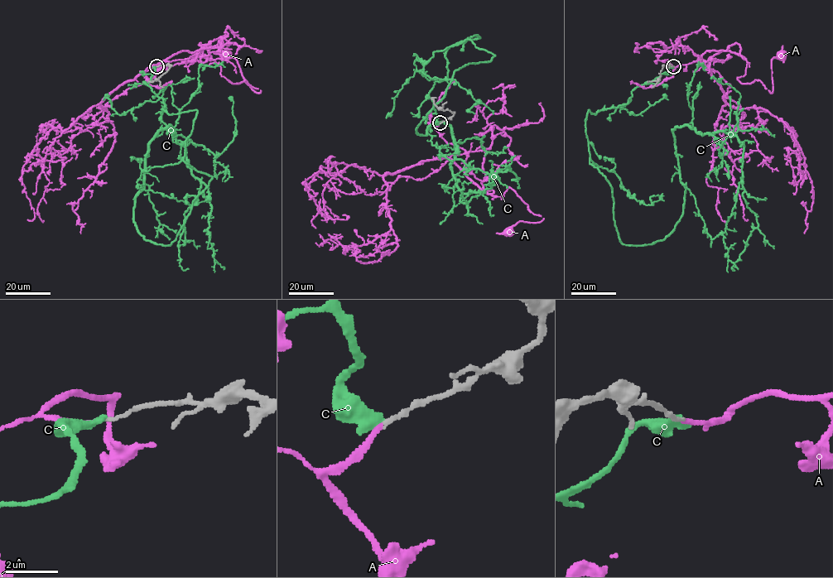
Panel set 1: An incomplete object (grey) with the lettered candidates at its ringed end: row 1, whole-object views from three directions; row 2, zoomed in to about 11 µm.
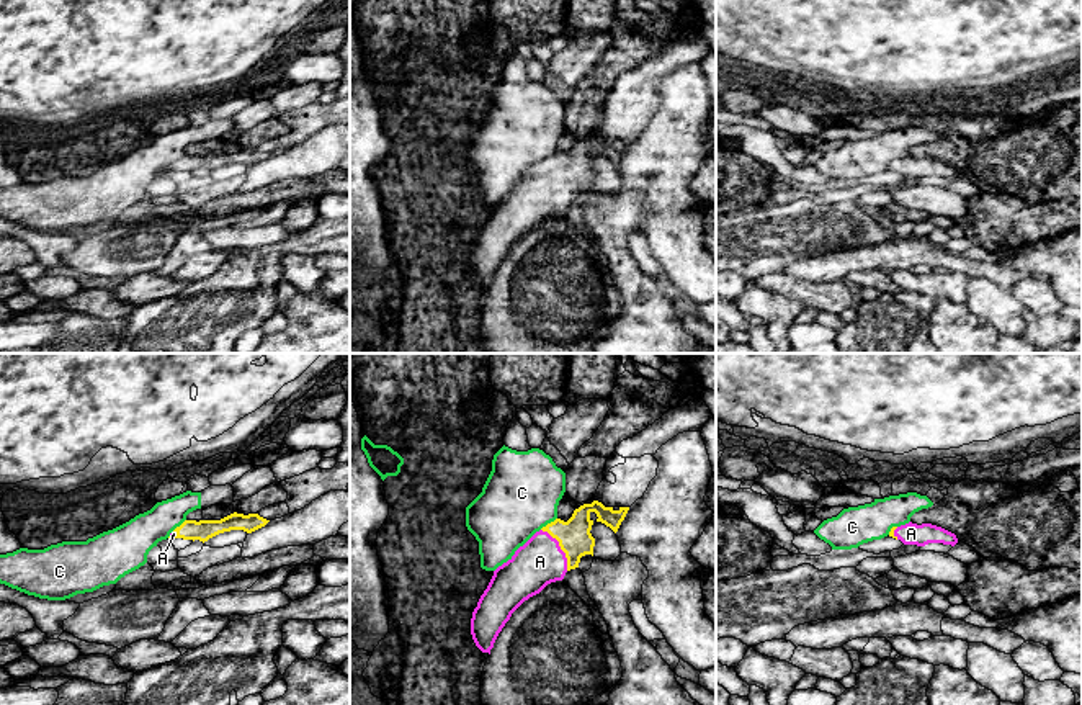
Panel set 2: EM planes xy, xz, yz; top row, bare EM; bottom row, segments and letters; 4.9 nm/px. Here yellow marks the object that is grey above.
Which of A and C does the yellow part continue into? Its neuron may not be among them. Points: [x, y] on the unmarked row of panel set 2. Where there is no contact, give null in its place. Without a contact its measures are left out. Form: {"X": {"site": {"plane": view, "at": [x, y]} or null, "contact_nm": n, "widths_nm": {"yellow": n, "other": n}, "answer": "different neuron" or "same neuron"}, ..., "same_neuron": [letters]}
{"A": {"site": {"plane": "xz", "at": [561, 182]}, "contact_nm": 240, "widths_nm": {"yellow": 170, "other": 240}, "answer": "same neuron"}, "C": {"site": {"plane": "xz", "at": [548, 157]}, "contact_nm": 110, "widths_nm": {"yellow": 170, "other": 380}, "answer": "different neuron"}, "same_neuron": ["A"]}

